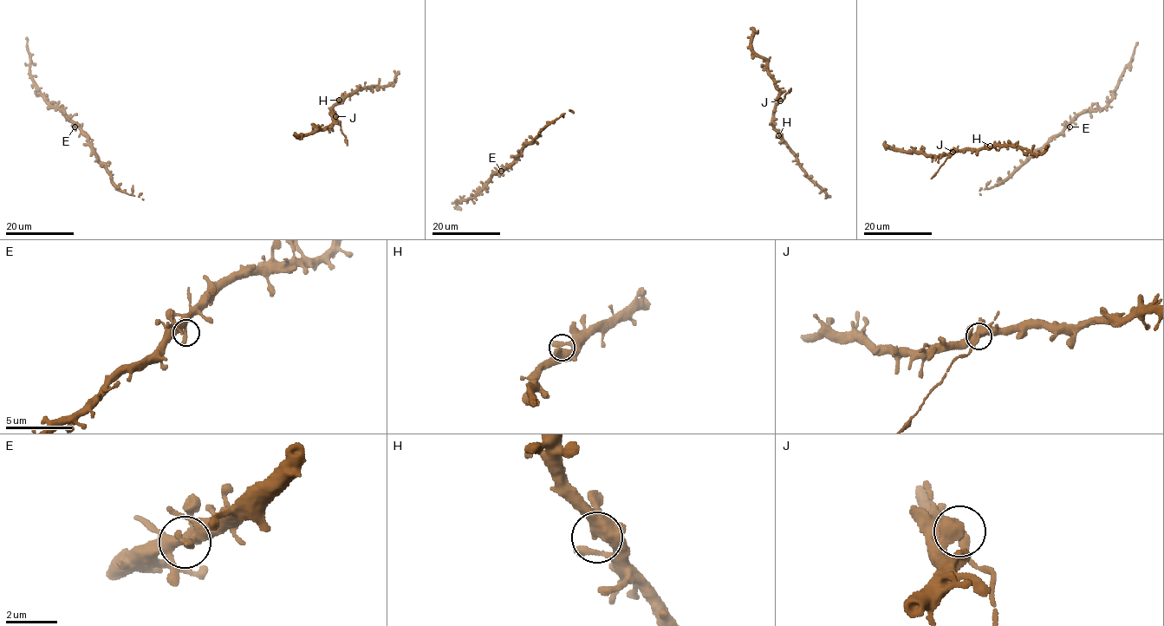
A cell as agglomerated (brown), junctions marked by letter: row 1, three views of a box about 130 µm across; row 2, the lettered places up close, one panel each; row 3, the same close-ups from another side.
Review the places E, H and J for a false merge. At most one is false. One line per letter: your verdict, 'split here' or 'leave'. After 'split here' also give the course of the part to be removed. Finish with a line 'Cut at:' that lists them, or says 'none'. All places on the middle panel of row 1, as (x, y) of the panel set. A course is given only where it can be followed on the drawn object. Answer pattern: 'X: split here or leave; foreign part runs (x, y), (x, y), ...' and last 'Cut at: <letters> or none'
E: leave
H: leave
J: split here; foreign part runs (780, 101), (791, 88)
Cut at: J

